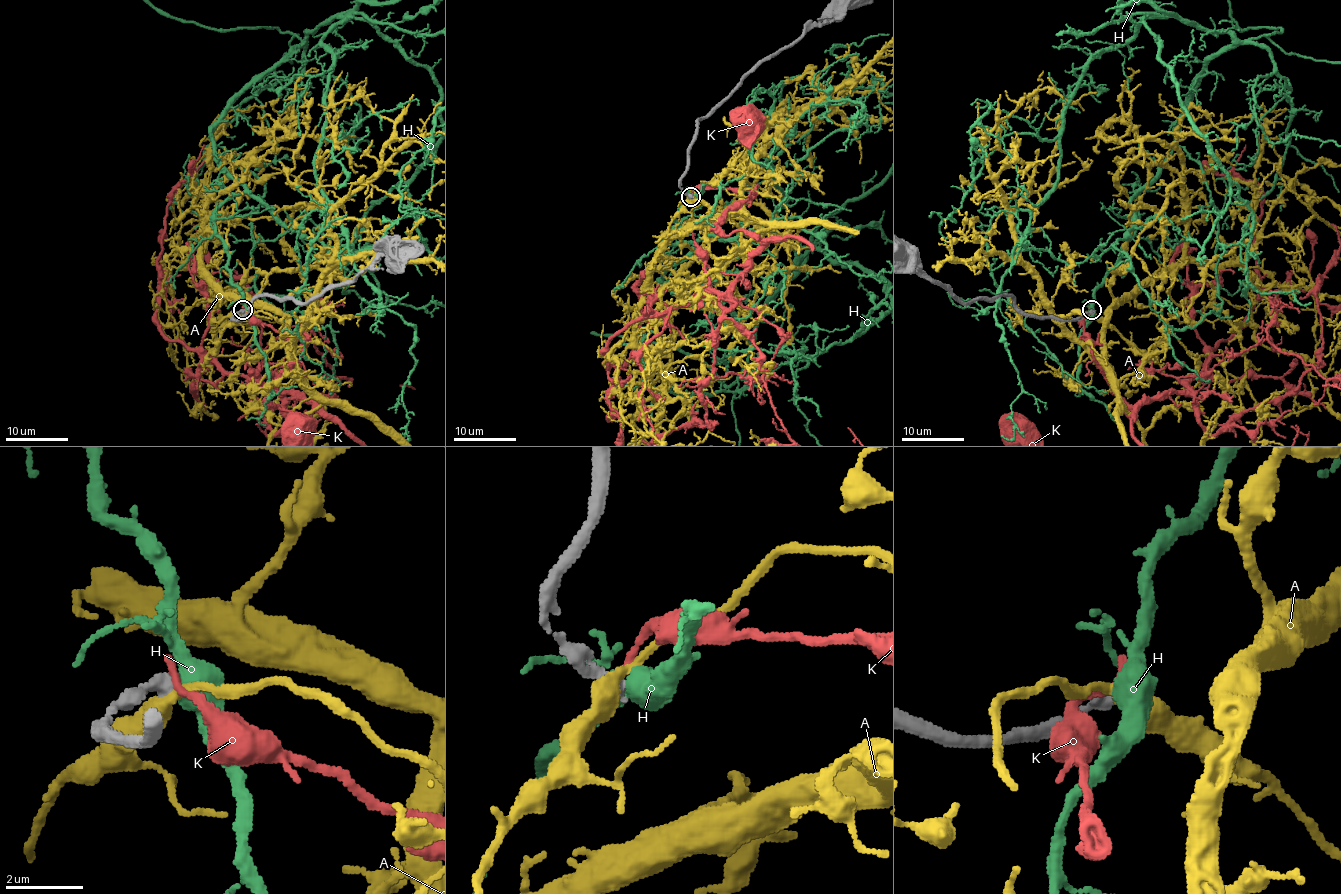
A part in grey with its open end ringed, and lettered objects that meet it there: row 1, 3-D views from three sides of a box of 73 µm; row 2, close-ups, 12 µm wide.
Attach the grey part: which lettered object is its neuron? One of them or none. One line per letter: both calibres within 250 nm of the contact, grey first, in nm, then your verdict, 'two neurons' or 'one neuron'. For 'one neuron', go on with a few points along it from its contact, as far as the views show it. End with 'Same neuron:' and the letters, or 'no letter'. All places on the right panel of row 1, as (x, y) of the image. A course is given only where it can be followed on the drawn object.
A: 440 nm thick on the grey side, 420 nm on the other; two neurons
H: 440 nm thick on the grey side, 550 nm on the other; two neurons
K: 440 nm thick on the grey side, 200 nm on the other; two neurons
Same neuron: no letter

